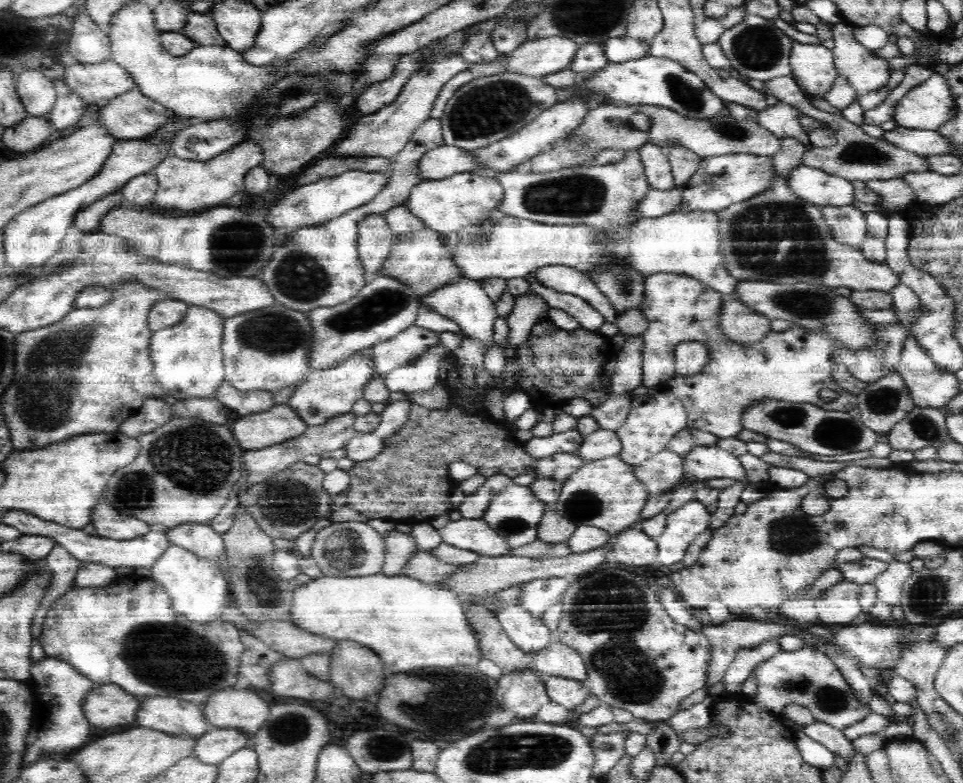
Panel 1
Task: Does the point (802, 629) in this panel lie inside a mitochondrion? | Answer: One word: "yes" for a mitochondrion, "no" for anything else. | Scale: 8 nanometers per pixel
no

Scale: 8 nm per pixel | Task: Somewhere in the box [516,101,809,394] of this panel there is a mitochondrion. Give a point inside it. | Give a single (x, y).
(582, 196)

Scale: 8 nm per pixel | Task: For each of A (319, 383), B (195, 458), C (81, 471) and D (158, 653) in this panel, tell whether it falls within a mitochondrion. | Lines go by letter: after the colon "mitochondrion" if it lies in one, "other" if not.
A: other
B: mitochondrion
C: other
D: mitochondrion

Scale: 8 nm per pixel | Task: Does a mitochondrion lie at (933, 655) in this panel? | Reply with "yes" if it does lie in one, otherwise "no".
no

